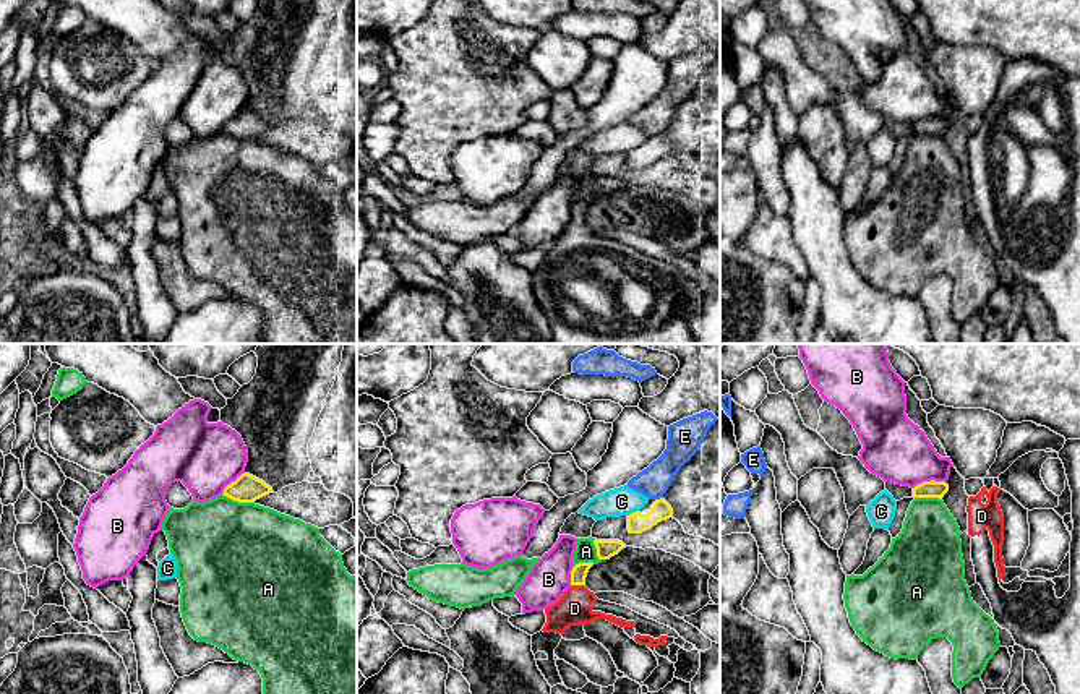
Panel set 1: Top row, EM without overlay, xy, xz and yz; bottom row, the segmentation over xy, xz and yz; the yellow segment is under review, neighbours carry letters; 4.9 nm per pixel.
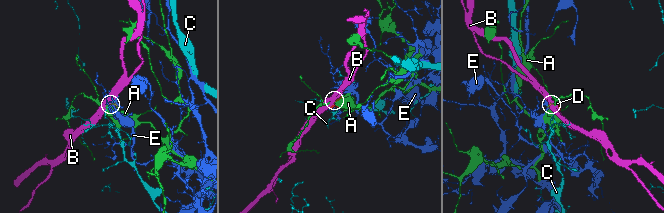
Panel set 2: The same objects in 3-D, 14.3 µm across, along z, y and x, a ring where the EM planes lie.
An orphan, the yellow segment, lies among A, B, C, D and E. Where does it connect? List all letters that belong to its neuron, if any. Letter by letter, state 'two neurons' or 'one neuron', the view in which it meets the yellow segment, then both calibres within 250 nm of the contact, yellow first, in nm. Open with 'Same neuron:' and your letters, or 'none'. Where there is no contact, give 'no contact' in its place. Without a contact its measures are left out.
Same neuron: D
A: two neurons | xy | 140/480 nm
B: two neurons | yz | 80/320 nm
C: two neurons | xz | 100/140 nm
D: one neuron | xz | 80/180 nm
E: two neurons | xz | 100/160 nm

